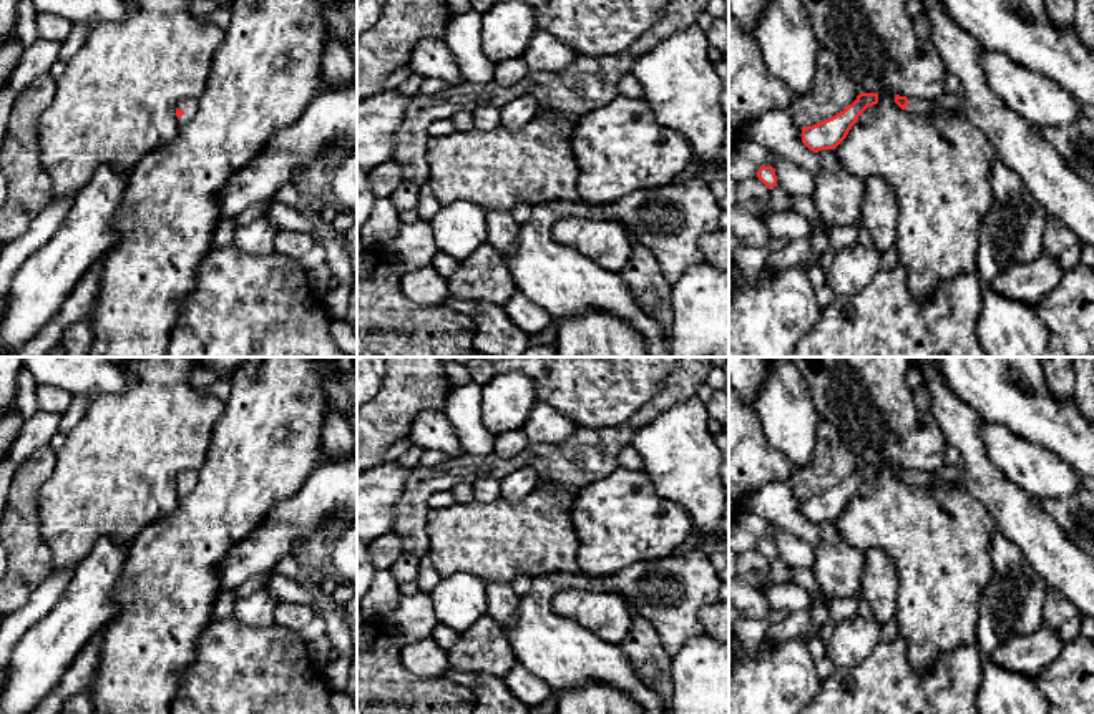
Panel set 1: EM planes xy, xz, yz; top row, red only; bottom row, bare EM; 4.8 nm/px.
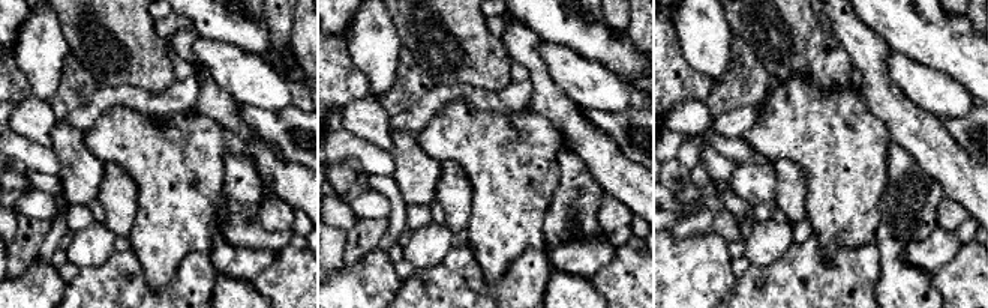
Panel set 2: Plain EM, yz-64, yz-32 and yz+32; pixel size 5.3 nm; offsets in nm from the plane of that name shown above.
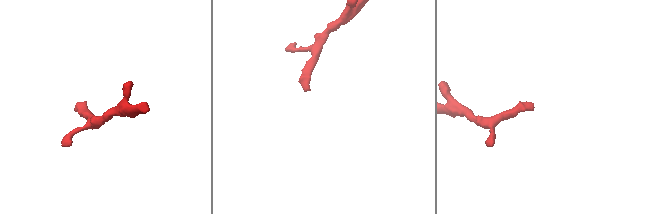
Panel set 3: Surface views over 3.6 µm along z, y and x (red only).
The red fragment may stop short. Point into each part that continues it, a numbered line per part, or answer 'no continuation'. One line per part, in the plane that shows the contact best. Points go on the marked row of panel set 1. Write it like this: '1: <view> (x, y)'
1: xy (190, 105)

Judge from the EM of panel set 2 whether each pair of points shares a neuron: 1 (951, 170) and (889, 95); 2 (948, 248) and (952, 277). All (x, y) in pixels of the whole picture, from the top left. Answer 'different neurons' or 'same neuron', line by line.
1: same neuron
2: different neurons

